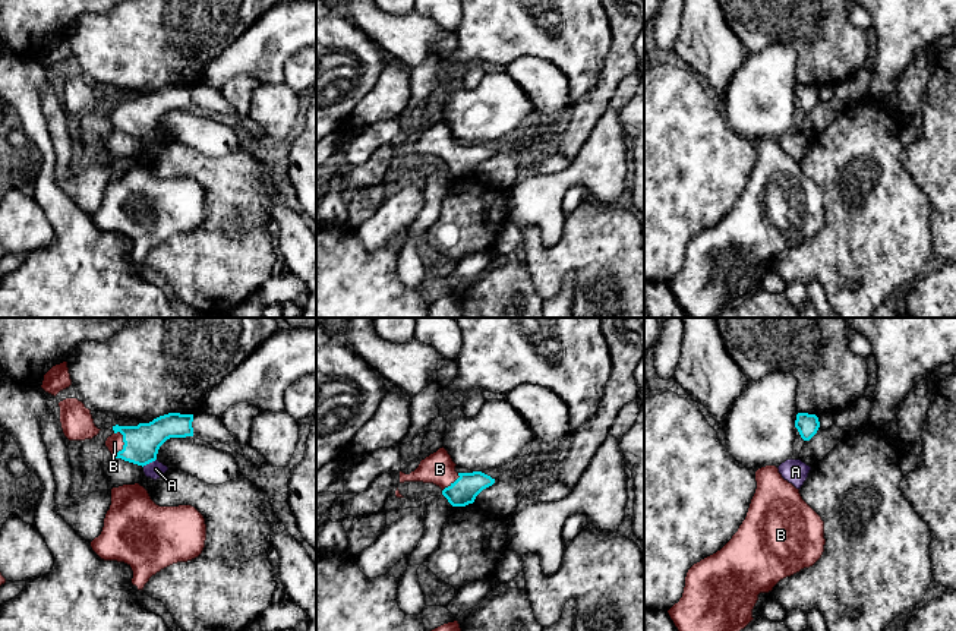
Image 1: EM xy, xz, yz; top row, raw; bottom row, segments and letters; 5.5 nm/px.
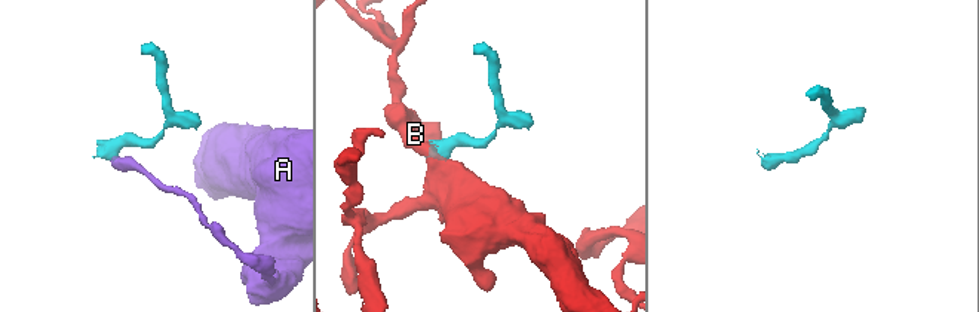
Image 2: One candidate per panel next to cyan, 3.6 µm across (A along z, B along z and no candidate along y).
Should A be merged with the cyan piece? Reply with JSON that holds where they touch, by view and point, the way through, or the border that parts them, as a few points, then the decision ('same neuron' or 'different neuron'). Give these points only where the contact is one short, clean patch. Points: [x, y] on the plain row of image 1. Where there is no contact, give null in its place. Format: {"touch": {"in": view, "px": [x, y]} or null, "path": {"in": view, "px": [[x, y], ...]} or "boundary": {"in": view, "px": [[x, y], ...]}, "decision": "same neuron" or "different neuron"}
{"touch": {"in": "xy", "px": [148, 135]}, "boundary": {"in": "xy", "px": [[155, 131], [142, 138]]}, "decision": "different neuron"}

